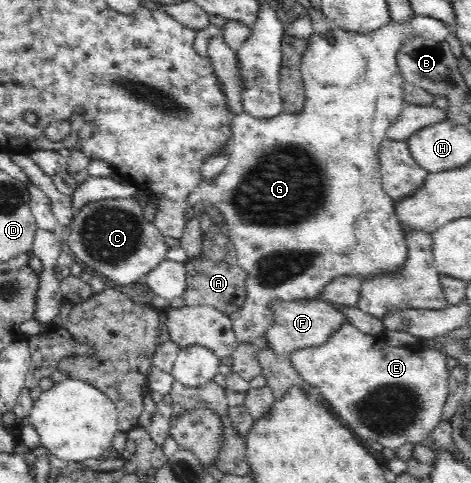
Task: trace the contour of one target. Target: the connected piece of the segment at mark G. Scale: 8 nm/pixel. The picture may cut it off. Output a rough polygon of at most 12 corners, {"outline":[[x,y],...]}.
{"outline":[[430,16],[312,34],[300,113],[236,114],[214,205],[239,343],[408,245],[379,168]]}

